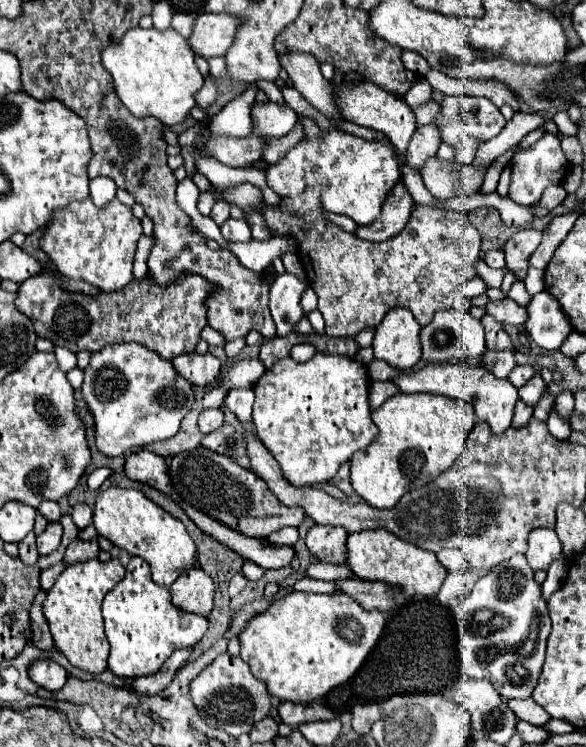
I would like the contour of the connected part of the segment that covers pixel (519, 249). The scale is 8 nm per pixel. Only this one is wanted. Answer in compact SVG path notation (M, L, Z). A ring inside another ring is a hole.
M522 229L516 235L512 235L504 245L506 255L506 267L518 277L524 279L528 271L528 259L536 251L538 243L542 239L542 233L536 229Z

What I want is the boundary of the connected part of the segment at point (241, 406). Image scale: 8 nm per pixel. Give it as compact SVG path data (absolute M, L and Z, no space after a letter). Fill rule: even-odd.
M252 389L228 391L224 403L226 403L226 409L230 409L240 421L250 421L252 419L252 405L254 405L254 391Z

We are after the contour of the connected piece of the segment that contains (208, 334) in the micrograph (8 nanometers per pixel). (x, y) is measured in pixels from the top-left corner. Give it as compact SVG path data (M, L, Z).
M208 325L202 329L202 339L206 343L212 343L212 345L224 345L226 343L226 339L218 331L214 331L212 327L208 327Z

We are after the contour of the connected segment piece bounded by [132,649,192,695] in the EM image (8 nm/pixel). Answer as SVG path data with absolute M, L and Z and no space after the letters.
M182 649L182 651L174 651L174 655L170 655L170 659L166 659L166 663L160 667L158 673L148 675L148 677L138 677L134 679L132 687L136 693L140 695L156 695L160 693L164 687L170 685L172 677L176 675L176 671L188 661L192 649Z

